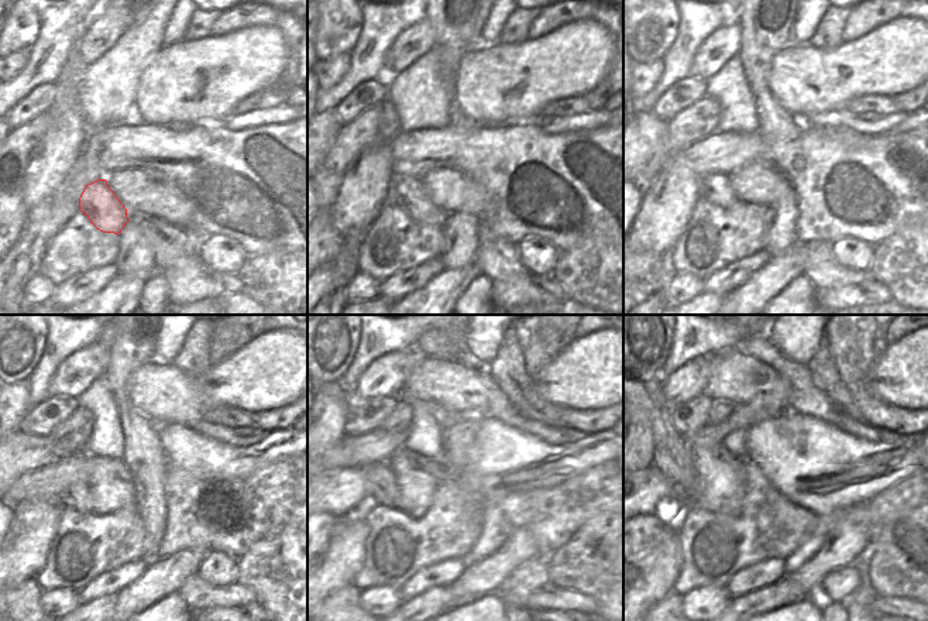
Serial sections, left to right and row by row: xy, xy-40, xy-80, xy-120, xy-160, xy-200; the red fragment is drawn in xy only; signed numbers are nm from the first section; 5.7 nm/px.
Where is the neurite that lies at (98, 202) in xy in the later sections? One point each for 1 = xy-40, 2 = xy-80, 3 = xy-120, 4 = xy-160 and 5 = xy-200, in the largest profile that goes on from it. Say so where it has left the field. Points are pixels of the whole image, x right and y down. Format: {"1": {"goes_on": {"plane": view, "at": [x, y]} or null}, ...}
{"1": {"goes_on": {"plane": "xy-40", "at": [409, 194]}}, "2": {"goes_on": {"plane": "xy-80", "at": [717, 188]}}, "3": {"goes_on": {"plane": "xy-120", "at": [78, 496]}}, "4": {"goes_on": {"plane": "xy-160", "at": [385, 493]}}, "5": {"goes_on": {"plane": "xy-200", "at": [672, 452]}}}

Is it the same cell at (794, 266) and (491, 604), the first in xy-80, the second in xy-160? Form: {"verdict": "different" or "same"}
{"verdict": "different"}

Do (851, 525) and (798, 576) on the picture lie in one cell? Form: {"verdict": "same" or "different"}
{"verdict": "same"}

